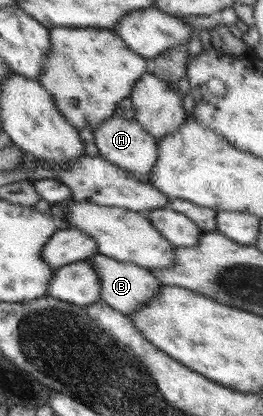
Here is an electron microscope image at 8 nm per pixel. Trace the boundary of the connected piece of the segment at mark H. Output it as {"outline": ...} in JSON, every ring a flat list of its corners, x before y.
{"outline":[[112,115,93,129,94,145,106,161,124,168,132,177,149,183,149,173,157,160,157,139,136,120]]}

